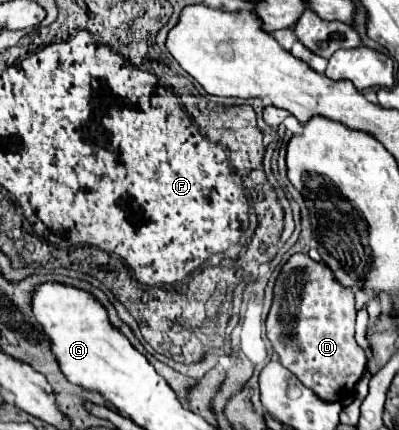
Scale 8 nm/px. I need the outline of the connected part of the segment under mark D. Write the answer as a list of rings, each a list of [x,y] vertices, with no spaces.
[[[295,253],[283,263],[273,287],[273,305],[267,317],[267,339],[283,367],[323,401],[343,401],[355,395],[367,357],[355,341],[355,295],[341,285],[323,261]]]

